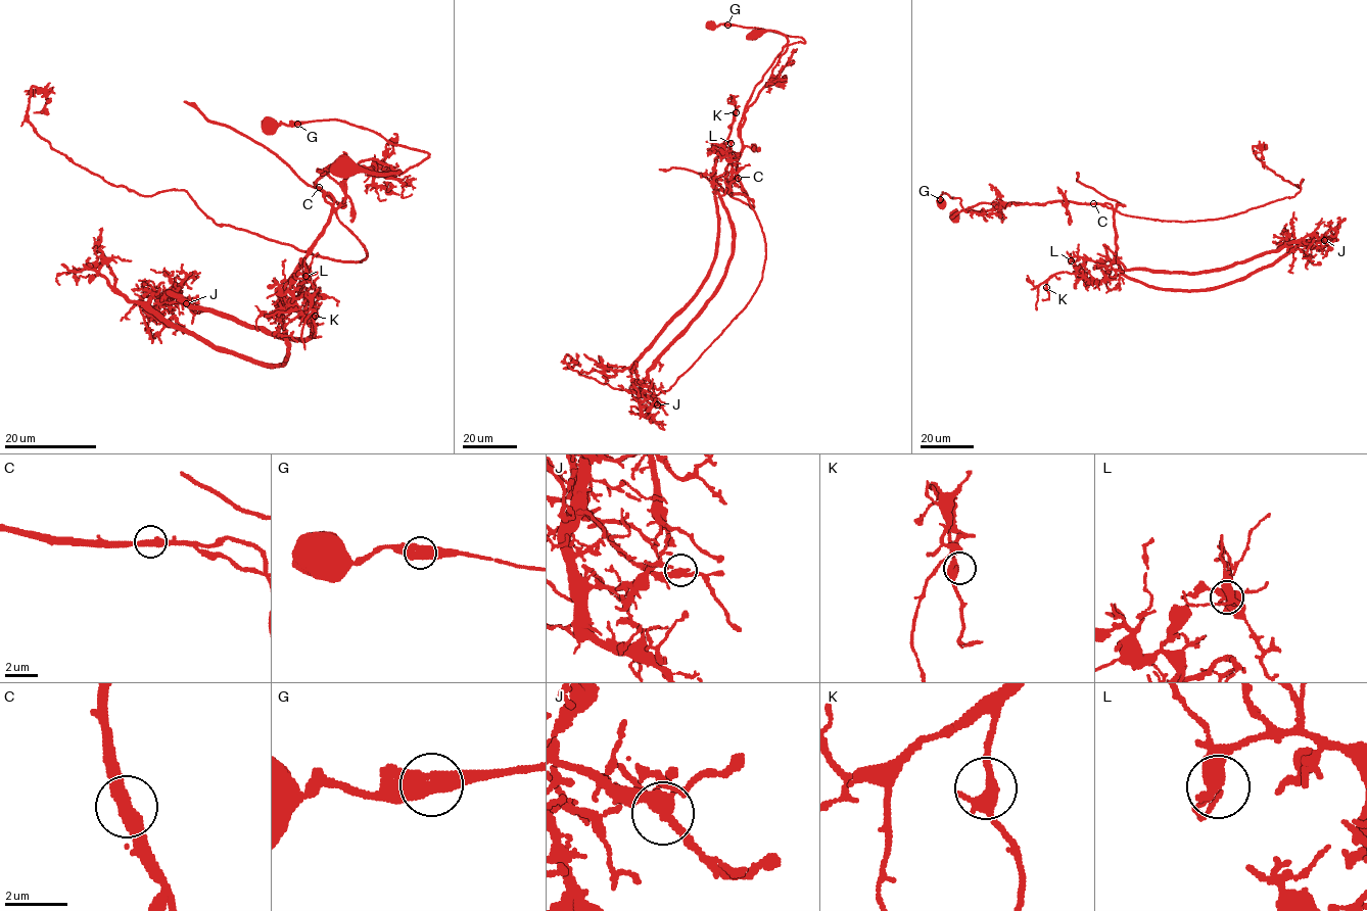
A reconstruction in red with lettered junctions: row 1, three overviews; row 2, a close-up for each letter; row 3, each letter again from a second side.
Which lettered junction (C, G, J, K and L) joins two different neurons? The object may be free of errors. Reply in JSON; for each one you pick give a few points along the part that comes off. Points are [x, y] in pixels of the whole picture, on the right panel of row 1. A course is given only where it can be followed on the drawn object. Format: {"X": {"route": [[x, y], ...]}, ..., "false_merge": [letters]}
{"C": {"route": [[1093, 203], [1135, 217], [1199, 221], [1300, 191], [1303, 179], [1299, 188], [1284, 180], [1253, 146], [1264, 159]]}, "false_merge": ["C"]}

